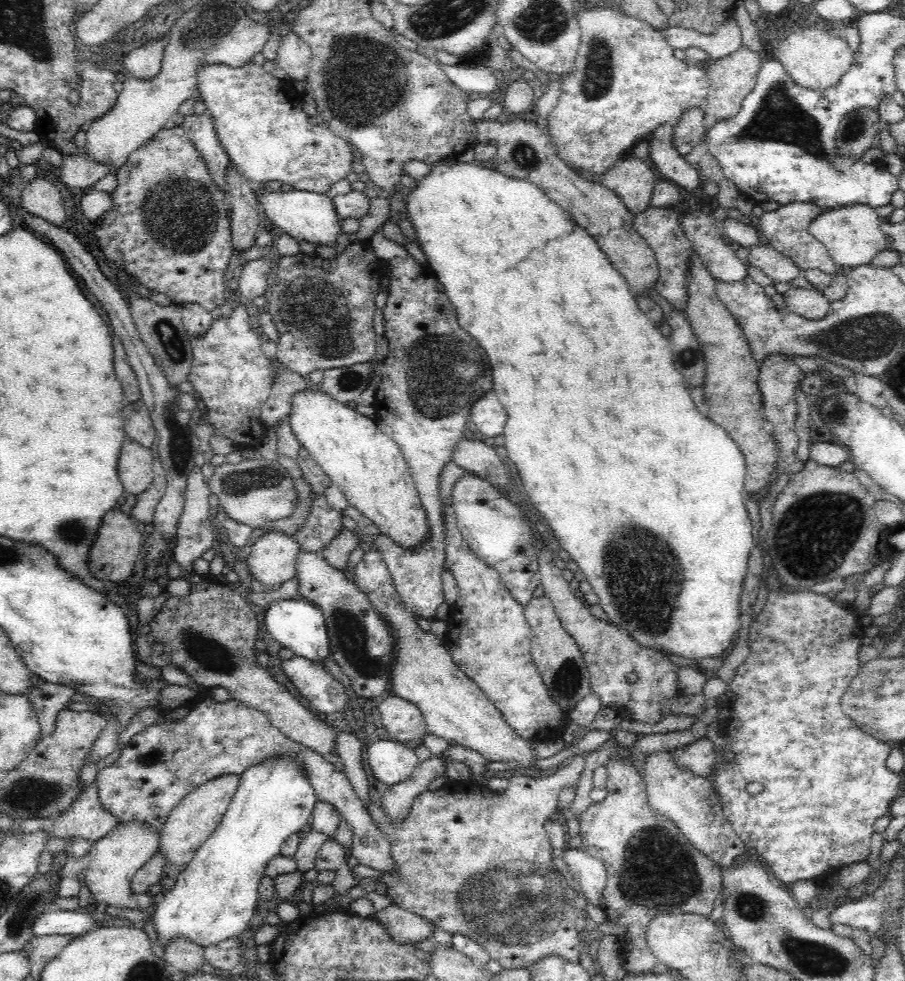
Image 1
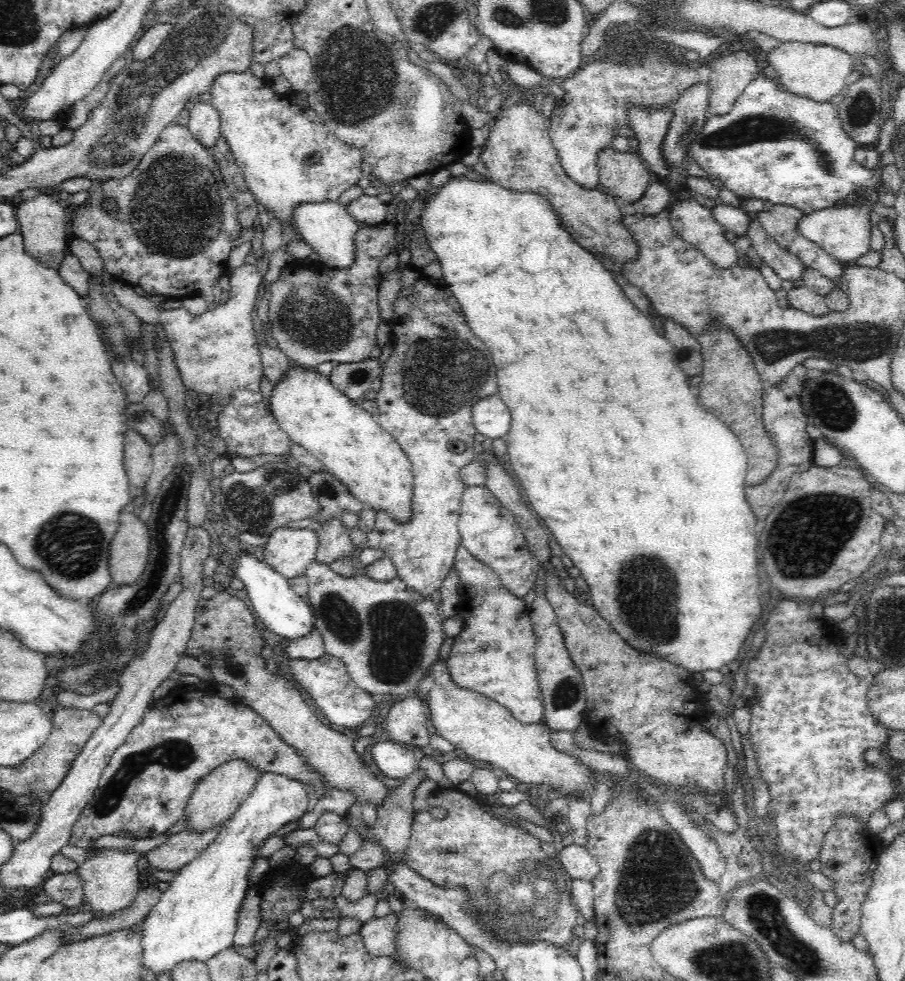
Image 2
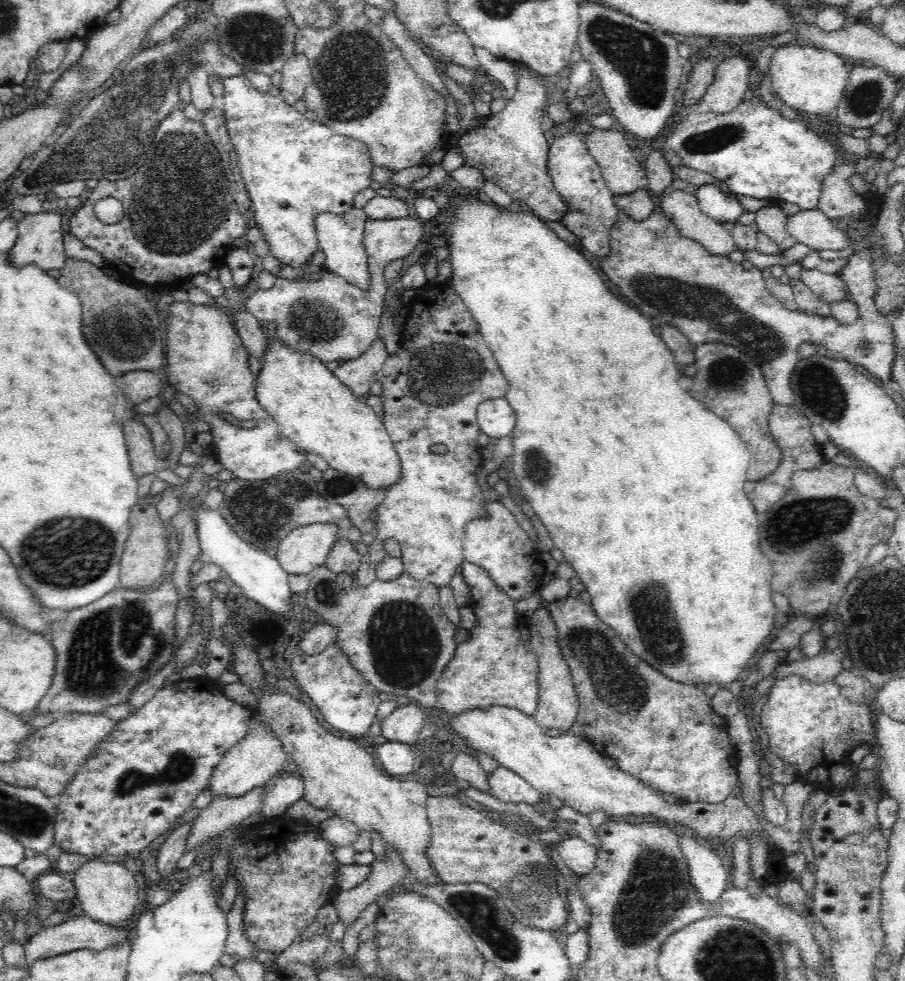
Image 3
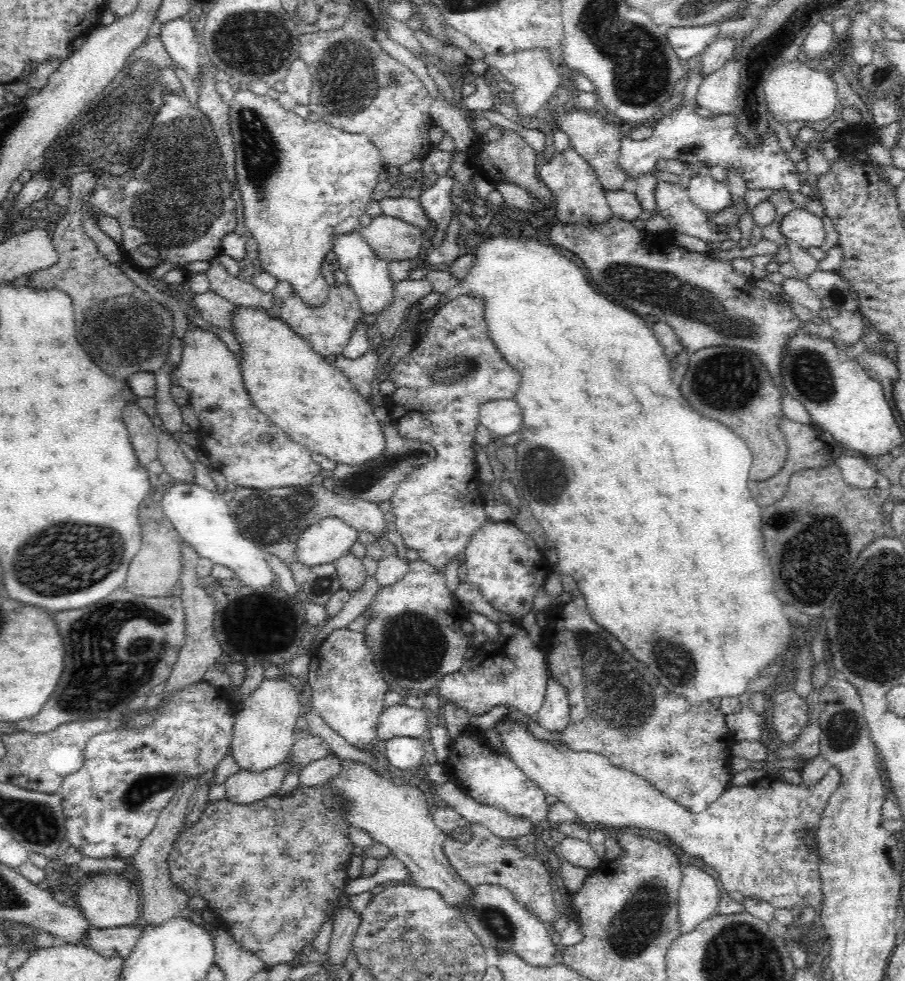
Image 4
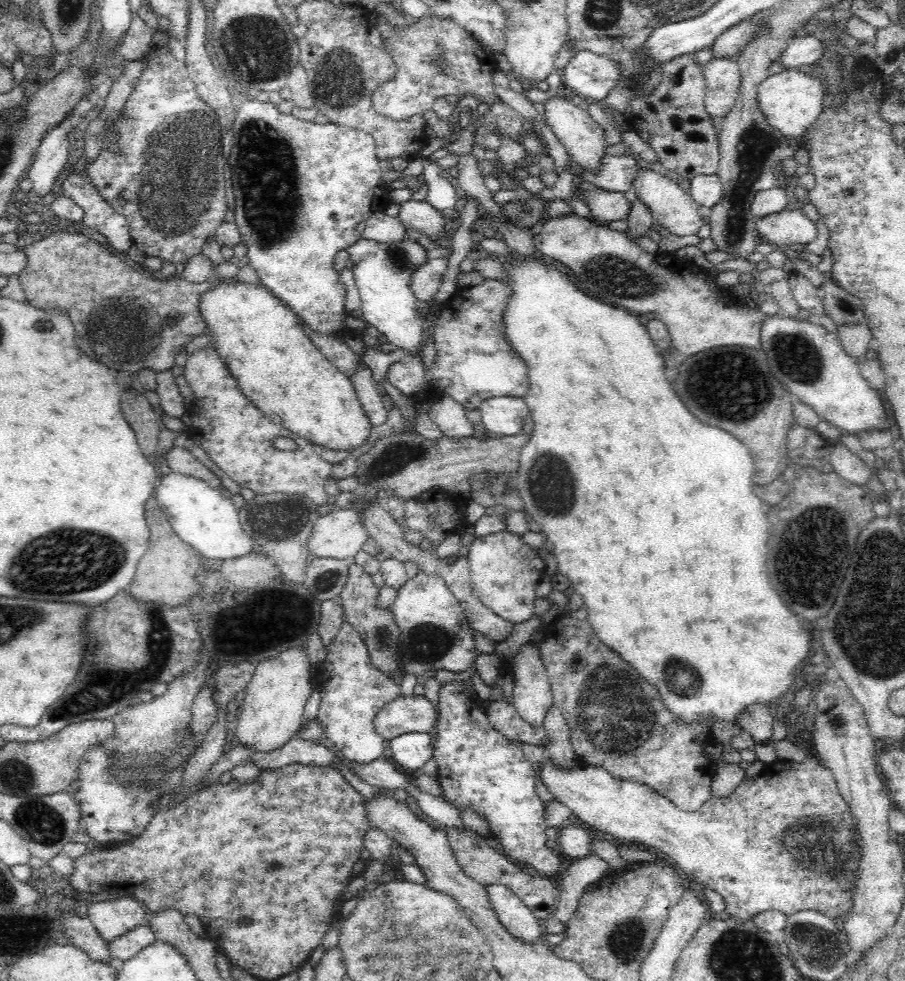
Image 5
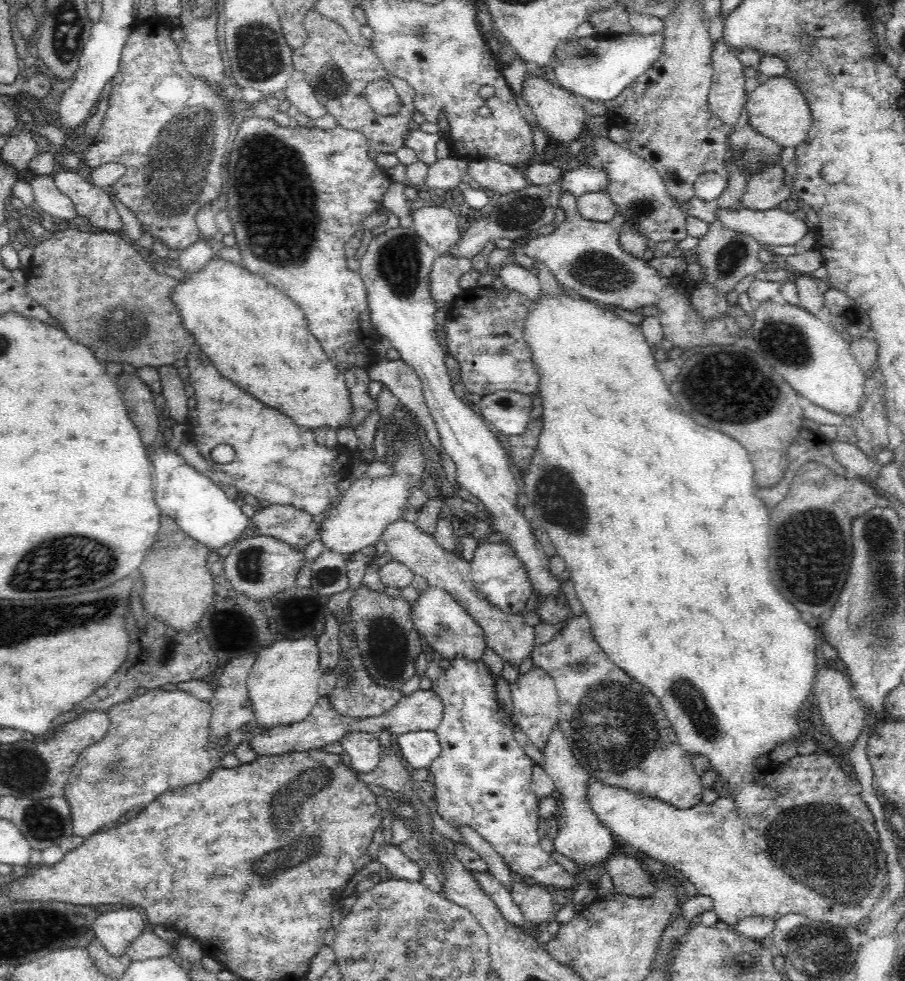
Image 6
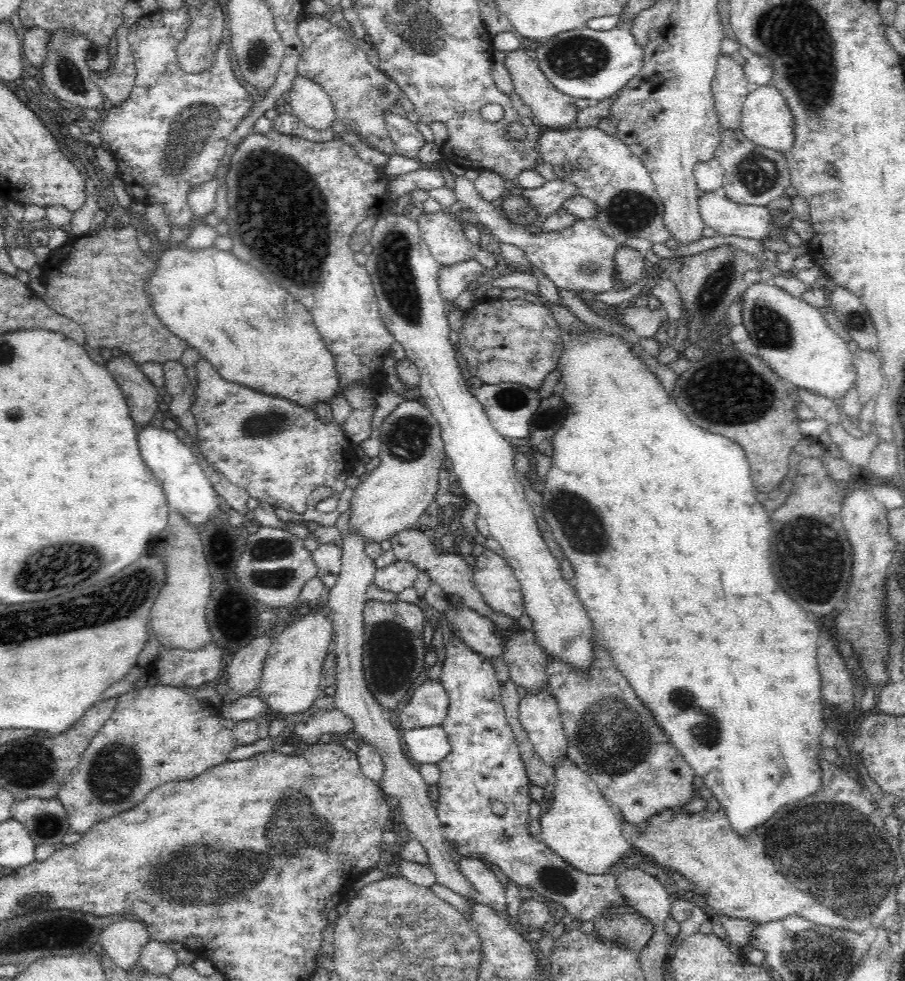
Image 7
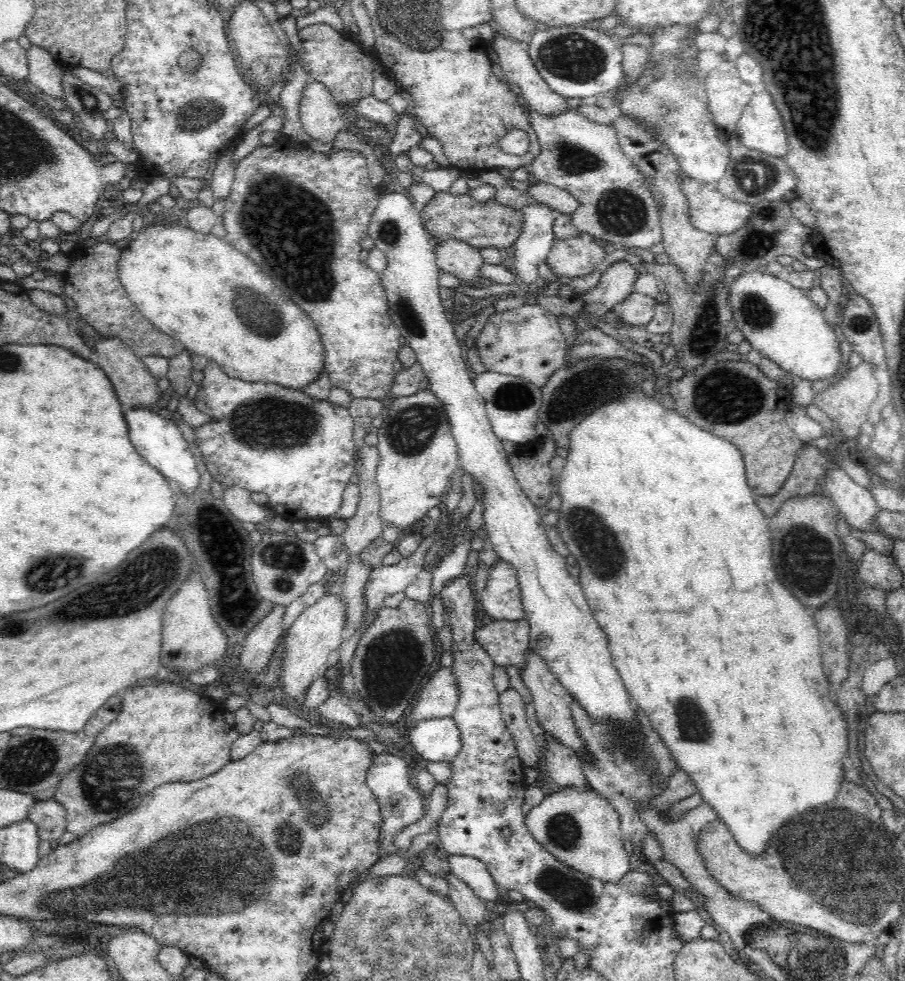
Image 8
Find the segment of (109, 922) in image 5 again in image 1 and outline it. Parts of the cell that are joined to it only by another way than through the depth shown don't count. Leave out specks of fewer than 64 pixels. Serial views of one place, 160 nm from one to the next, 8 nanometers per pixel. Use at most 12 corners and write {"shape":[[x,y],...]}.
{"shape":[[132,821],[94,842],[84,884],[91,902],[142,910],[131,889],[159,848]]}

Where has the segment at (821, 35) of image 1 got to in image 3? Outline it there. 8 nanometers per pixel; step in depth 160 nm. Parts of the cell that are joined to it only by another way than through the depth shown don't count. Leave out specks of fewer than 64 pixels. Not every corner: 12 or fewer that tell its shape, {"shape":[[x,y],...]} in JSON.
{"shape":[[803,43],[774,50],[771,92],[825,118],[849,72],[839,54]]}

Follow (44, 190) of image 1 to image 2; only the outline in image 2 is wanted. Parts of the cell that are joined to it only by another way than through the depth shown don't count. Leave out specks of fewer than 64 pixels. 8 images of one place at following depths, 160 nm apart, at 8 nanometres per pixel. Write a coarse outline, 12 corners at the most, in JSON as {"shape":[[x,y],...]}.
{"shape":[[41,194],[15,209],[25,252],[58,270],[67,250],[64,208]]}

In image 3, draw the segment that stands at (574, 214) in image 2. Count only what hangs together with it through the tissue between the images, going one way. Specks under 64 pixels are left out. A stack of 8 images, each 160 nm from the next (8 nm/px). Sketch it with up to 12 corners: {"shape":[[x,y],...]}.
{"shape":[[526,64],[456,153],[535,217],[566,207],[546,171],[552,78]]}

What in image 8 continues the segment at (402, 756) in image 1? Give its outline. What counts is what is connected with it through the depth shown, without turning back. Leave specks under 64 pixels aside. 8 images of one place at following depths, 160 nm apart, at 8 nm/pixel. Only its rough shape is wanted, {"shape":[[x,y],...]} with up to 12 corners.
{"shape":[[452,717],[418,721],[406,737],[424,760],[452,763],[462,731]]}

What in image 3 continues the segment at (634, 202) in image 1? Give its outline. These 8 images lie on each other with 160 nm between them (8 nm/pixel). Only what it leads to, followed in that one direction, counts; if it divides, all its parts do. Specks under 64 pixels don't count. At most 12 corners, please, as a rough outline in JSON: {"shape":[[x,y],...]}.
{"shape":[[612,129],[584,134],[612,194],[642,189],[644,169]]}

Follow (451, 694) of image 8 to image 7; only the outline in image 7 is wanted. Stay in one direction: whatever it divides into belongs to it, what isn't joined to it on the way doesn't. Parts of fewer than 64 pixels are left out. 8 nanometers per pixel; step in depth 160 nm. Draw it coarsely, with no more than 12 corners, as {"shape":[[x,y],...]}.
{"shape":[[426,679],[397,713],[400,730],[439,726],[450,697]]}

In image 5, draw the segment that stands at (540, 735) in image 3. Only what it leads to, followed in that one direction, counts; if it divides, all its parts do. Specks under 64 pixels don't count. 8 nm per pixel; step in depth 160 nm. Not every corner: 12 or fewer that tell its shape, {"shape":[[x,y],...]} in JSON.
{"shape":[[548,758],[574,819],[646,844],[732,920],[841,922],[861,850],[822,762],[680,810]]}

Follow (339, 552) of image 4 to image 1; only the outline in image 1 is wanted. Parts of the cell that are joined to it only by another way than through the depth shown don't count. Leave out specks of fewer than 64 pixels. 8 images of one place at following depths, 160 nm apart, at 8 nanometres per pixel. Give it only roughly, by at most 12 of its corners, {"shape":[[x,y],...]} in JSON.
{"shape":[[270,531],[252,542],[247,564],[273,589],[296,577],[301,546]]}

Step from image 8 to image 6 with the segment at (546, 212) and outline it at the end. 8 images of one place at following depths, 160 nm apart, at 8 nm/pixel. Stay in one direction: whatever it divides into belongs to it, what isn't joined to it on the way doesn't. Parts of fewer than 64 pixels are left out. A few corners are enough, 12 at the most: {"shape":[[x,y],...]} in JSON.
{"shape":[[578,167],[563,171],[558,193],[578,198],[600,191],[608,175],[600,169]]}

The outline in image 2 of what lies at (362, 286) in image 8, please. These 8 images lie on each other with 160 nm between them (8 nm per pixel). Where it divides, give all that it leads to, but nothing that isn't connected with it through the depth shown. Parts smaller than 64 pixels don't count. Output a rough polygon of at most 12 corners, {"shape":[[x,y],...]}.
{"shape":[[250,69],[209,91],[256,202],[339,202],[362,151]]}

